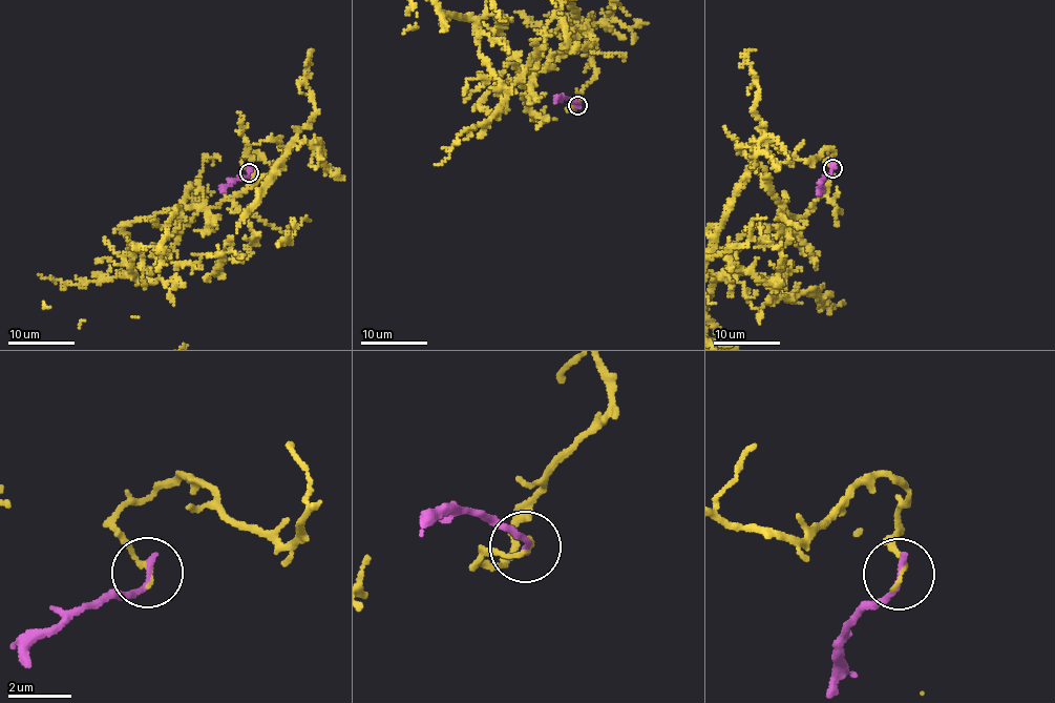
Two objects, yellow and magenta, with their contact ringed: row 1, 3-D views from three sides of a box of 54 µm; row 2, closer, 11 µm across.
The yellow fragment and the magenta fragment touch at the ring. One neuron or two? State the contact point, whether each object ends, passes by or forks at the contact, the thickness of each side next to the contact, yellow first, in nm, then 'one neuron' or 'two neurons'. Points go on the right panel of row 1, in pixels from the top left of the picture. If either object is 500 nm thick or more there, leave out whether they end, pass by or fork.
at (832, 168); yellow ends there; magenta ends there; 170 nm thick on the yellow side, 200 nm on the other; two neurons

